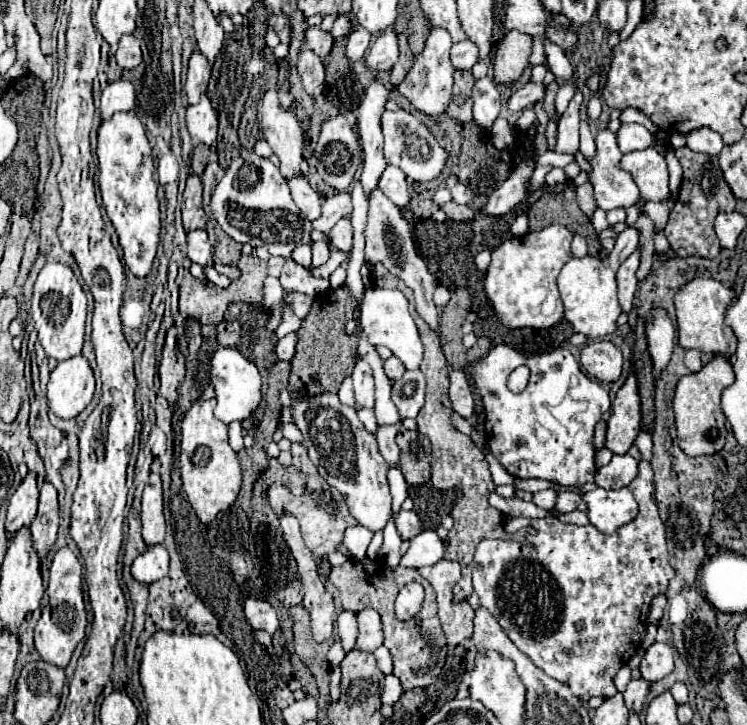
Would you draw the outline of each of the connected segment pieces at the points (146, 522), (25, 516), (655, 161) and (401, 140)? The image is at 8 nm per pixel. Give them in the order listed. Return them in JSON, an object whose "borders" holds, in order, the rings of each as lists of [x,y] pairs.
{"borders":[[[[153,469],[143,491],[141,501],[141,523],[143,523],[143,541],[147,545],[163,543],[165,539],[165,517],[163,517],[163,489],[159,471]]],[[[27,473],[23,483],[17,487],[17,491],[11,495],[7,505],[7,521],[5,529],[9,537],[19,531],[23,525],[29,525],[35,519],[39,500],[39,489],[35,473]]],[[[653,147],[645,151],[625,153],[621,169],[629,171],[641,191],[641,197],[647,201],[667,201],[669,199],[669,173],[663,155],[659,155]]],[[[397,109],[397,111],[383,111],[381,115],[381,129],[385,137],[383,157],[389,165],[399,167],[407,179],[411,181],[433,181],[447,161],[447,151],[435,141],[431,131],[411,113]]]]}

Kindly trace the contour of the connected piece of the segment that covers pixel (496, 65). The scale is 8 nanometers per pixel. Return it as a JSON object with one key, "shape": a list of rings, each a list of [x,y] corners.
{"shape":[[[509,31],[505,35],[493,61],[493,81],[497,85],[511,87],[523,77],[525,69],[529,67],[531,41],[533,39],[529,35],[523,35],[519,31]]]}

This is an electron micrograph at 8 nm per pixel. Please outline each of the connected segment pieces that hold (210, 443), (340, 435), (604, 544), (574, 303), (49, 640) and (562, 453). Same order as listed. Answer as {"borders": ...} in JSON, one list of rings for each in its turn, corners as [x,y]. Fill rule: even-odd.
{"borders":[[[[215,399],[195,401],[181,421],[181,481],[191,507],[201,523],[209,525],[219,511],[229,509],[241,489],[241,467],[237,453],[227,441],[227,425],[213,415]]],[[[335,393],[309,395],[309,399],[293,395],[291,419],[303,433],[303,447],[309,459],[319,475],[345,497],[349,513],[371,531],[383,529],[391,517],[387,463],[381,459],[375,435],[363,427],[357,413],[343,405]]],[[[641,425],[635,445],[643,455],[639,475],[629,483],[629,489],[639,503],[639,515],[635,521],[619,527],[613,535],[603,535],[593,525],[569,525],[561,523],[557,517],[515,517],[513,521],[505,523],[505,531],[515,533],[523,527],[533,527],[537,533],[529,539],[529,543],[511,539],[483,539],[477,545],[473,559],[473,589],[479,595],[481,605],[495,615],[507,637],[525,655],[529,655],[539,669],[569,685],[573,695],[581,701],[589,701],[595,695],[607,699],[617,693],[613,677],[635,655],[643,641],[651,599],[663,593],[675,575],[675,569],[669,565],[665,527],[653,501],[653,471],[649,465],[653,443],[651,431],[645,431],[645,425]]],[[[629,227],[617,237],[615,247],[609,253],[609,261],[601,261],[591,255],[585,255],[585,257],[571,257],[565,263],[565,267],[559,273],[557,287],[565,307],[565,319],[573,325],[577,333],[597,339],[615,331],[615,321],[621,315],[621,307],[617,301],[615,273],[625,259],[637,249],[637,243],[639,243],[639,233],[633,227]]],[[[63,547],[55,553],[51,563],[51,577],[49,577],[49,613],[43,613],[35,627],[35,649],[39,651],[41,659],[53,663],[57,667],[67,667],[73,649],[85,637],[85,603],[82,591],[82,565],[75,553],[69,547]]],[[[497,345],[475,363],[471,377],[483,397],[489,449],[509,475],[519,479],[537,477],[565,487],[593,481],[597,471],[593,427],[603,411],[611,409],[611,399],[599,381],[581,373],[569,349],[559,347],[551,353],[525,357],[507,345]],[[519,365],[529,367],[531,379],[523,393],[511,393],[507,379]]]]}

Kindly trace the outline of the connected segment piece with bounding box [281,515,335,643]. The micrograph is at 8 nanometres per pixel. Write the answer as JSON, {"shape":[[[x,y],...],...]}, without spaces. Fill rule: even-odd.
{"shape":[[[293,515],[281,517],[281,531],[283,531],[283,537],[285,537],[295,561],[297,561],[297,569],[299,569],[301,583],[303,583],[303,607],[311,615],[313,637],[317,643],[323,643],[331,637],[331,631],[333,631],[333,613],[335,613],[333,597],[331,597],[331,593],[327,593],[327,589],[317,573],[313,555],[305,547],[301,531],[299,531],[299,523]]]}

